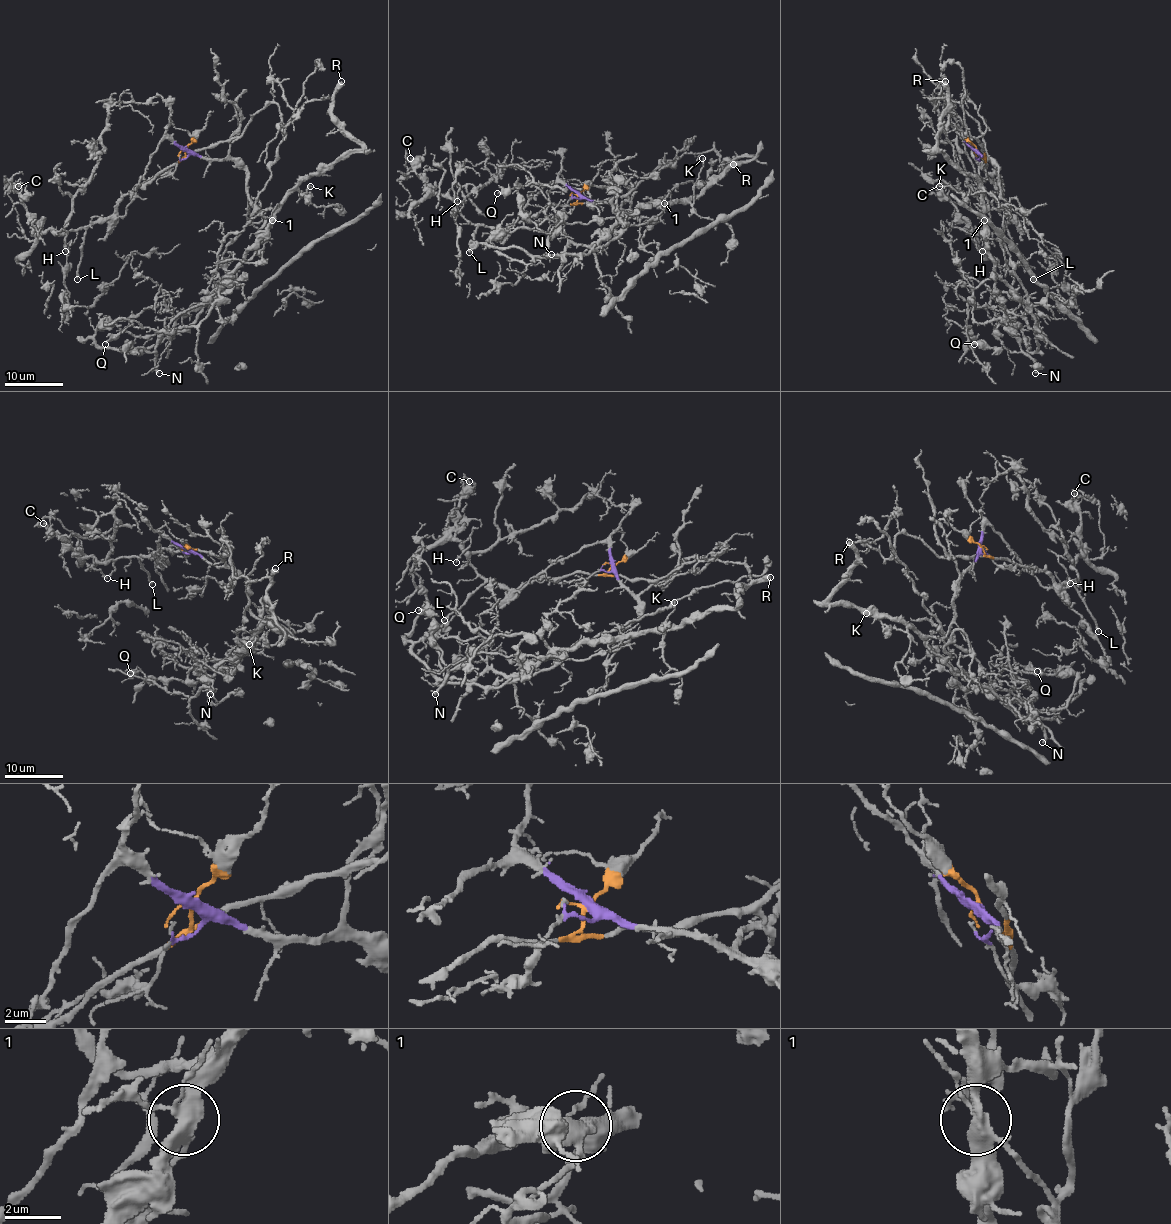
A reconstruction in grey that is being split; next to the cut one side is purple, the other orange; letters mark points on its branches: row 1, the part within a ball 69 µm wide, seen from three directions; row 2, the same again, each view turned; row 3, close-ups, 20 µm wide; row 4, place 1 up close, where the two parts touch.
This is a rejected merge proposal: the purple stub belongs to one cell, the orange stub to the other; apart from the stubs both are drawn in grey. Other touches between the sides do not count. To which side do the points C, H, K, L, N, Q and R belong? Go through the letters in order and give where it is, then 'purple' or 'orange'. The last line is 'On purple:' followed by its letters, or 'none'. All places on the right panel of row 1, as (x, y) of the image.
C: (939, 186) | orange
H: (982, 251) | orange
K: (939, 186) | purple
L: (1033, 279) | orange
N: (1035, 373) | purple
Q: (974, 344) | purple
R: (945, 81) | purple
On purple: K, N, Q, R

